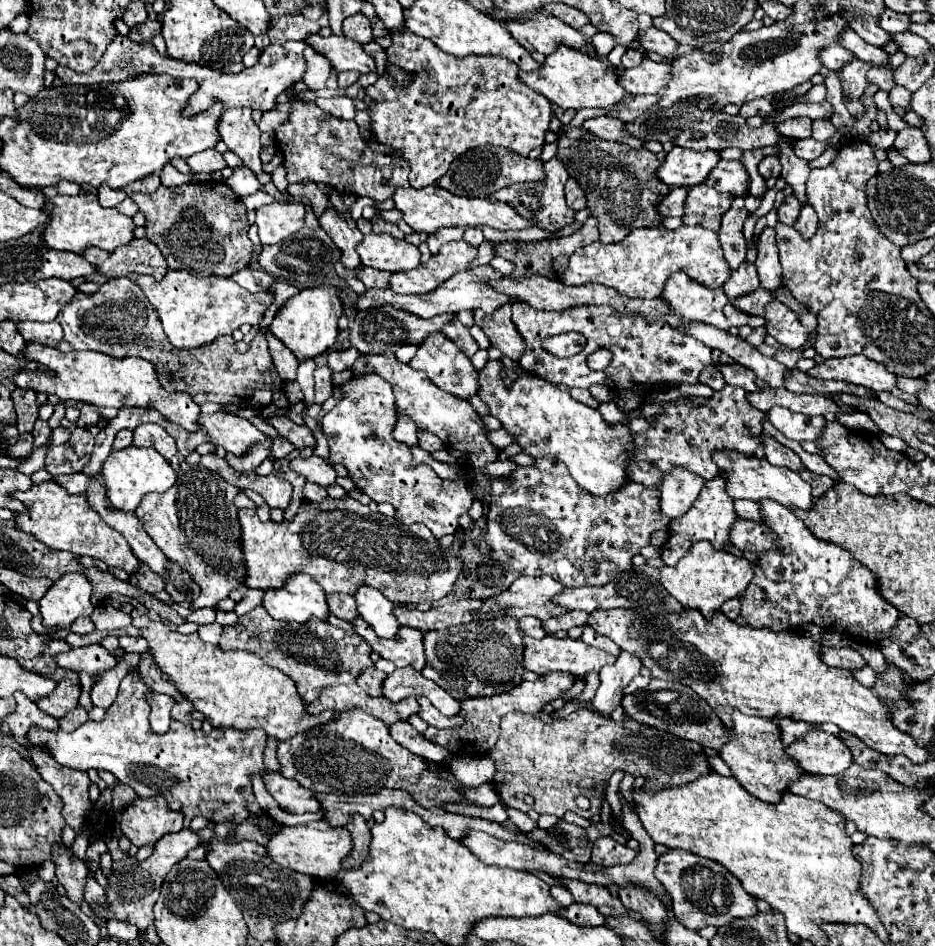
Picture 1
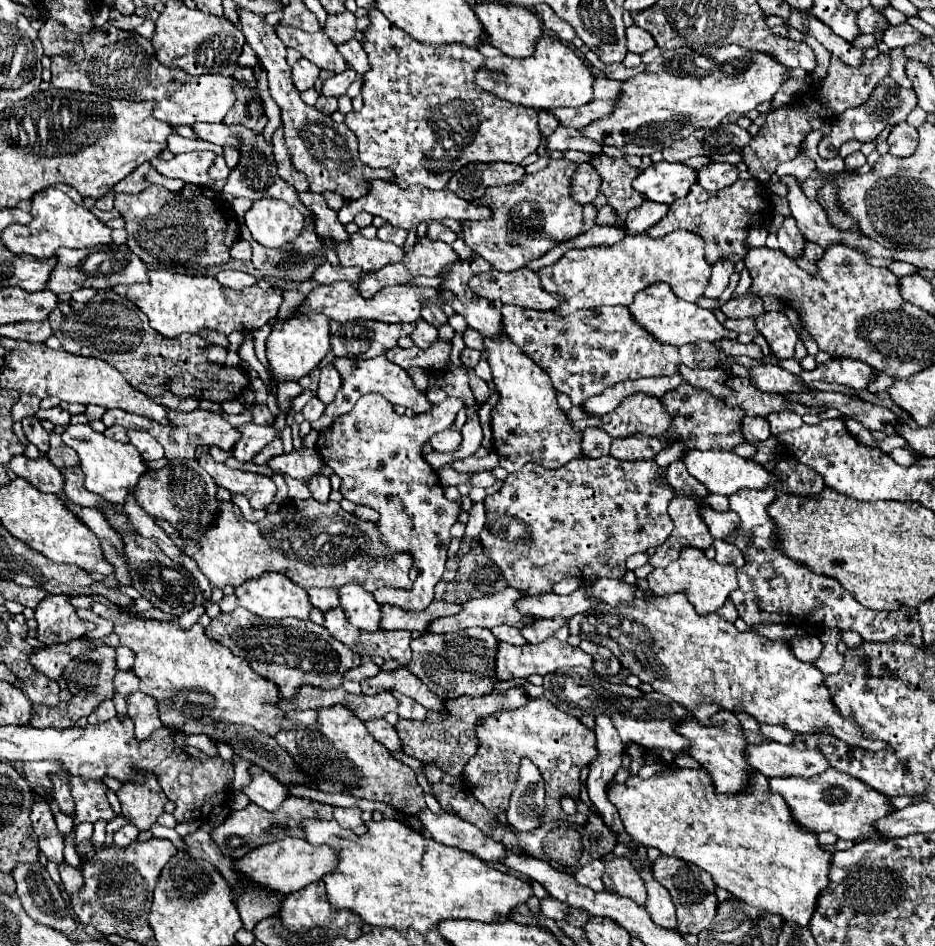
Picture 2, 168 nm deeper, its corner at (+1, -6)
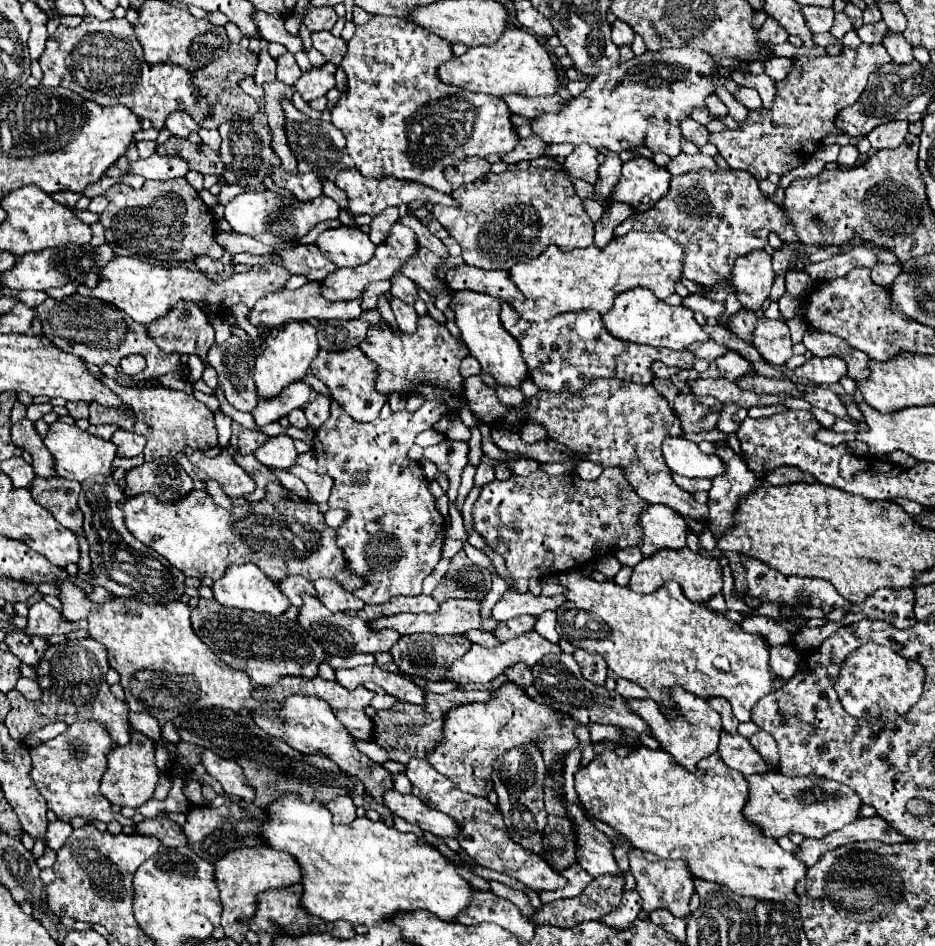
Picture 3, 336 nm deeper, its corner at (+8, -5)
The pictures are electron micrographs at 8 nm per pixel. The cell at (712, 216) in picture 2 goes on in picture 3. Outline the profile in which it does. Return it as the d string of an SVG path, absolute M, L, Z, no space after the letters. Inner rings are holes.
M698 170L674 176L668 194L652 210L630 216L614 232L616 236L624 236L630 230L660 230L684 244L686 260L682 276L704 288L730 280L734 260L752 248L764 248L770 232L776 232L786 242L798 242L796 230L784 222L782 206L764 196L758 180L746 170L718 170L714 174Z

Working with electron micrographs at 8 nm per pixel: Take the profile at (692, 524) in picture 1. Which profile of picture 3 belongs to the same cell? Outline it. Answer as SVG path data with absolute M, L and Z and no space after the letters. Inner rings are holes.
M648 506L640 514L640 522L644 528L644 538L640 544L640 552L644 554L644 558L662 548L680 550L686 546L688 524L670 506ZM650 546L654 546L656 550L650 550Z

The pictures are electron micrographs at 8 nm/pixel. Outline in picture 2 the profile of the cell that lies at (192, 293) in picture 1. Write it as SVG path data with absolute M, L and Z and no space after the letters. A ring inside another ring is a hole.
M165 269L149 271L149 283L129 287L119 285L111 291L121 297L127 297L133 305L137 305L149 317L151 327L165 337L195 333L199 331L199 327L211 327L225 335L229 335L231 331L255 331L277 315L277 309L283 301L281 287L277 285L269 291L263 291L259 285L233 291L219 285L219 281L209 275L187 275Z

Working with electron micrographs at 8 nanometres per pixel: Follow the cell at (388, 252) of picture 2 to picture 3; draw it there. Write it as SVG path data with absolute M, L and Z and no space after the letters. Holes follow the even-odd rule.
M340 226L334 230L324 230L318 236L316 246L338 268L360 266L362 262L368 262L376 250L376 244L372 244L368 234L362 232L358 226Z

